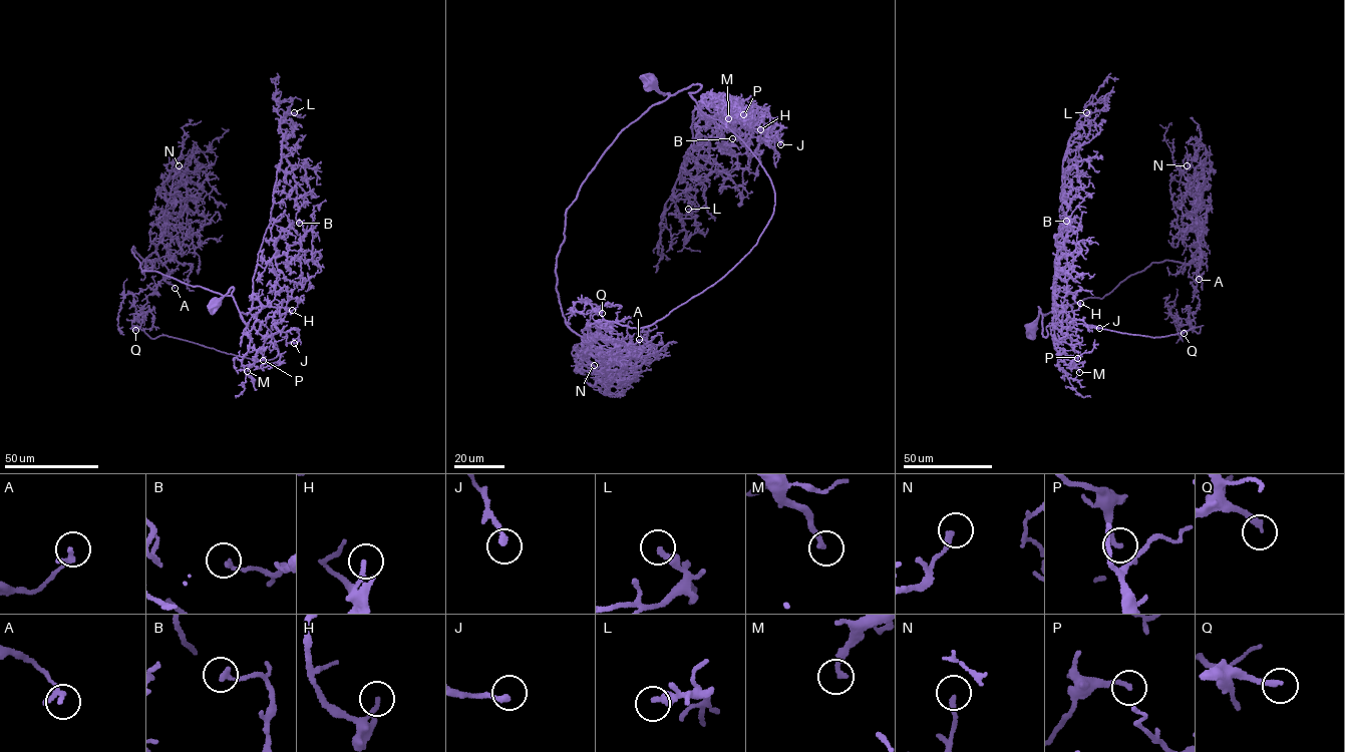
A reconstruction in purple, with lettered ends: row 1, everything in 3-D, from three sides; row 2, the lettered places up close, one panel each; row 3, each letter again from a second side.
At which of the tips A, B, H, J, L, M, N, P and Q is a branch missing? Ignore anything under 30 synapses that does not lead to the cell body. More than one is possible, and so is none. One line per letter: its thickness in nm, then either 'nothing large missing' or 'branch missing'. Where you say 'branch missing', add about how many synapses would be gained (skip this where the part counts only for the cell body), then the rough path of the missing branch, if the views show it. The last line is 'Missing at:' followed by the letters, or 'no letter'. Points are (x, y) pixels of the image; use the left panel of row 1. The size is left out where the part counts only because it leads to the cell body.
A: 150 nm | nothing large missing
B: 200 nm | nothing large missing
H: 190 nm | nothing large missing
J: 240 nm | nothing large missing
L: 320 nm | nothing large missing
M: 240 nm | nothing large missing
N: 220 nm | nothing large missing
P: 200 nm | nothing large missing
Q: 240 nm | branch missing | 40 syn | (135, 330), (147, 342), (141, 345)
Missing at: Q

